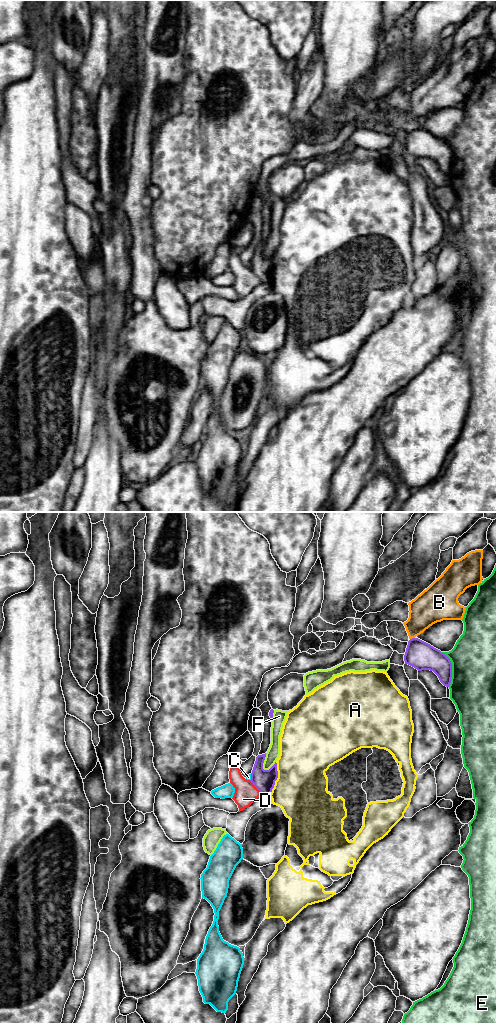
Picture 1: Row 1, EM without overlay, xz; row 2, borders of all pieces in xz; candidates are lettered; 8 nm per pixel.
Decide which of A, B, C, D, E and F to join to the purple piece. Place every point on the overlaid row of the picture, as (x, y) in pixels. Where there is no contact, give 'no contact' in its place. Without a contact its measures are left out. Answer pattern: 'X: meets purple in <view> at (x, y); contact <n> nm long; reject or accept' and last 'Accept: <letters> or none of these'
A: meets purple in xz at (277, 777); contact 280 nm long; reject
B: meets purple in xz at (412, 638); contact 40 nm long; reject
C: meets purple in xz at (251, 777); contact 60 nm long; reject
D: meets purple in xz at (255, 786); contact 160 nm long; reject
E: meets purple in xz at (451, 669); contact 280 nm long; reject
F: meets purple in xz at (263, 762); contact 150 nm long; reject
Accept: none of these

